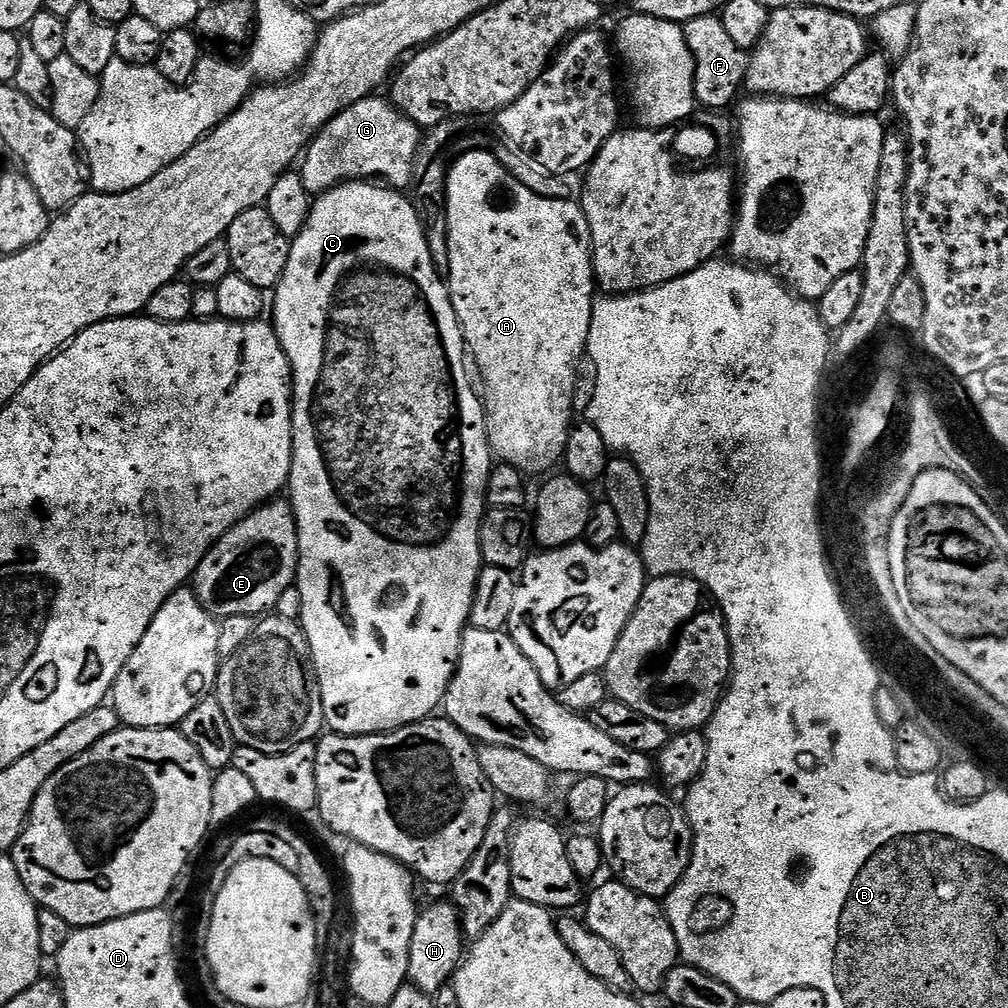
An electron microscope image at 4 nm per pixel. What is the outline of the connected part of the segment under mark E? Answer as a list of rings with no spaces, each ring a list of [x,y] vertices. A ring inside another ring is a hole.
[[[277,498],[261,504],[249,516],[243,516],[209,550],[196,568],[194,591],[200,605],[211,616],[260,618],[275,609],[284,590],[293,587],[299,567],[300,539],[296,515],[287,499]]]

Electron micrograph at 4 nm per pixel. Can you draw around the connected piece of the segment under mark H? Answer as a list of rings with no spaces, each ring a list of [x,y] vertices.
[[[444,900],[430,905],[425,912],[423,909],[417,915],[414,938],[410,938],[407,983],[430,997],[435,997],[438,990],[449,987],[466,955],[466,937],[460,926],[460,912],[455,904]]]

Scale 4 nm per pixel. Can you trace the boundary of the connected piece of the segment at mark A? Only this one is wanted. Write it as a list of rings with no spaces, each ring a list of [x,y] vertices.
[[[471,150],[465,151],[463,154],[457,156],[457,160],[454,161],[453,164],[451,162],[450,167],[447,169],[446,205],[448,204],[448,222],[446,222],[446,229],[449,246],[449,272],[446,275],[446,283],[448,285],[448,297],[452,299],[452,305],[454,306],[456,317],[460,323],[460,329],[464,331],[464,342],[467,351],[470,353],[471,359],[481,372],[482,378],[485,379],[486,394],[482,399],[482,403],[484,406],[484,415],[488,421],[488,444],[492,447],[492,451],[497,461],[512,464],[525,474],[548,471],[548,473],[551,473],[553,471],[551,468],[554,467],[555,464],[559,465],[561,461],[563,461],[566,442],[568,441],[568,433],[571,432],[574,427],[574,419],[572,420],[572,403],[576,400],[576,363],[579,362],[580,356],[582,360],[588,347],[592,306],[594,303],[594,297],[598,292],[598,285],[594,279],[594,269],[592,266],[592,235],[590,234],[590,226],[586,222],[586,214],[584,213],[583,207],[581,207],[577,201],[575,204],[575,199],[552,199],[550,197],[539,196],[534,190],[530,190],[524,186],[522,182],[520,182],[518,178],[508,170],[503,159],[501,159],[499,155],[496,157],[492,152],[478,152],[478,150]]]

